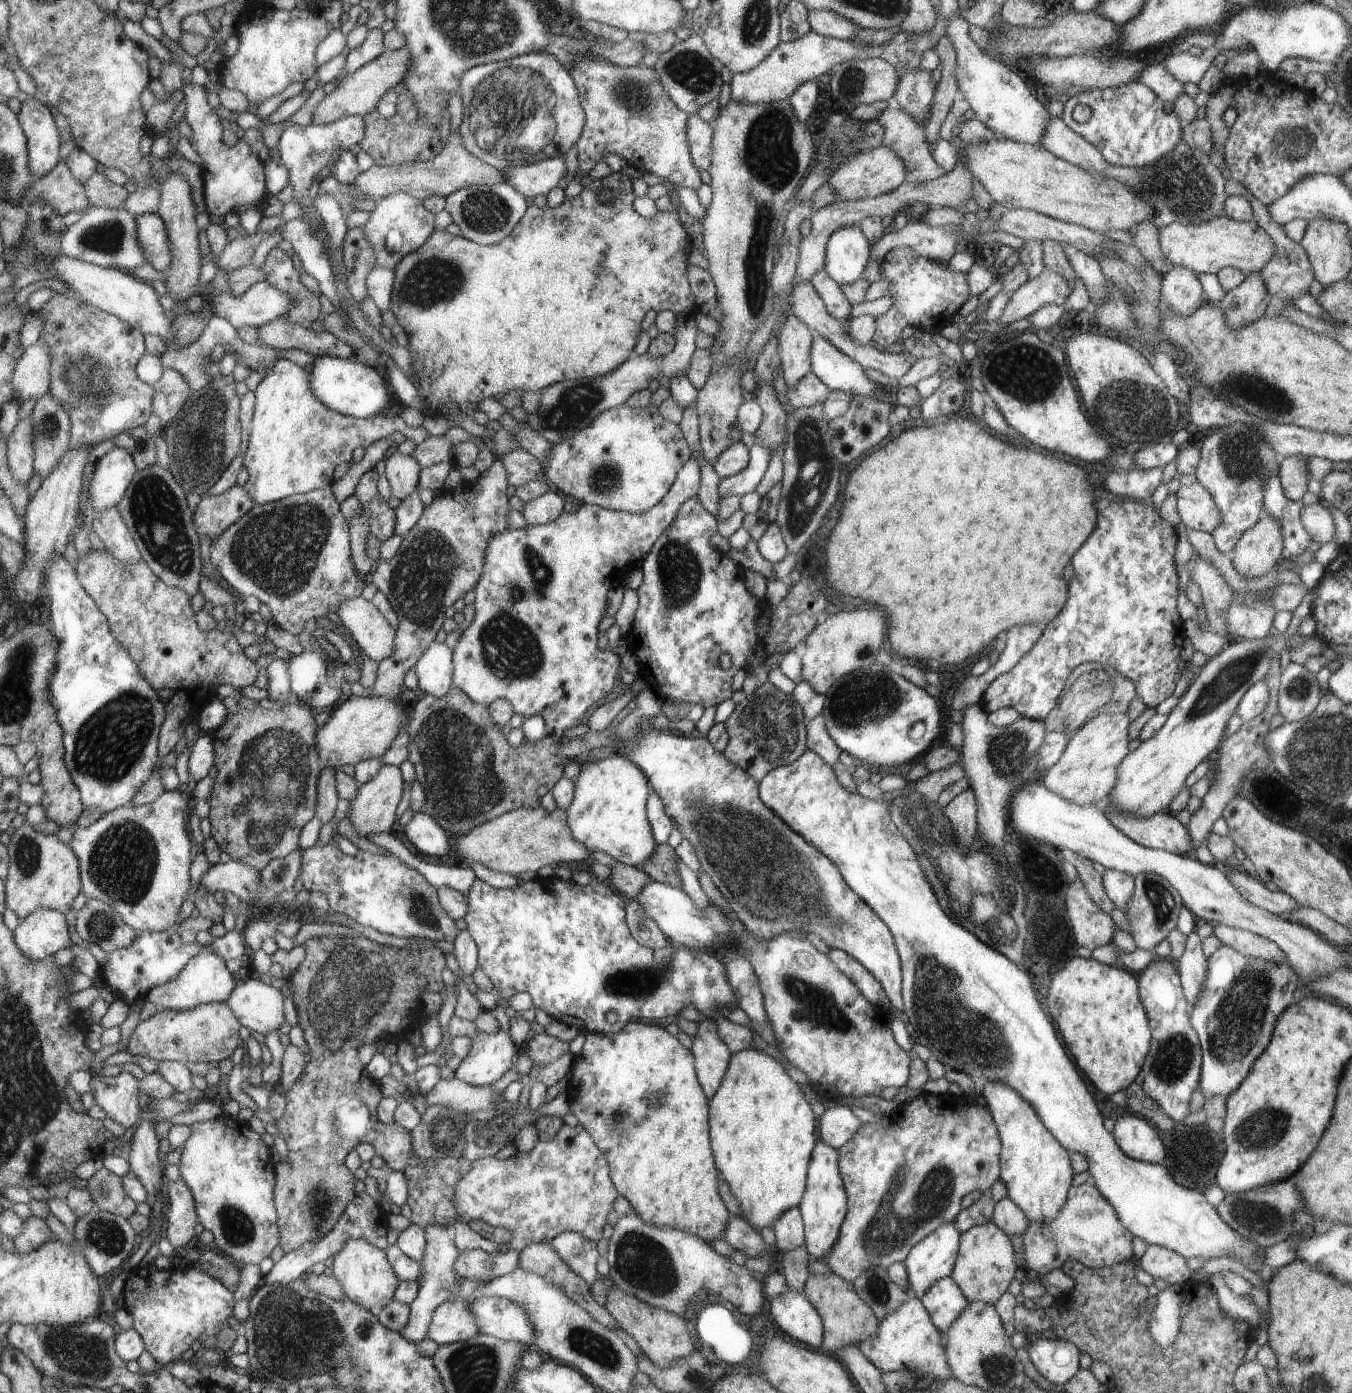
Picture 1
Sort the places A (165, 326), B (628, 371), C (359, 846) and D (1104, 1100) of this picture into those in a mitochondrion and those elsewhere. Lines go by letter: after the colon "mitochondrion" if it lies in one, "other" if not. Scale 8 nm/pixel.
A: other
B: other
C: other
D: other

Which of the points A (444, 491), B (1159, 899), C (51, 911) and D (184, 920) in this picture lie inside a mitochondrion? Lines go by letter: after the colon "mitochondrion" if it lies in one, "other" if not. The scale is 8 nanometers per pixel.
A: other
B: mitochondrion
C: other
D: other

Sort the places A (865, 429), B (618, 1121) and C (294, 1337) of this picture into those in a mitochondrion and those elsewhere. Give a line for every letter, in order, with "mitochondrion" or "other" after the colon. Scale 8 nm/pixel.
A: other
B: mitochondrion
C: mitochondrion

